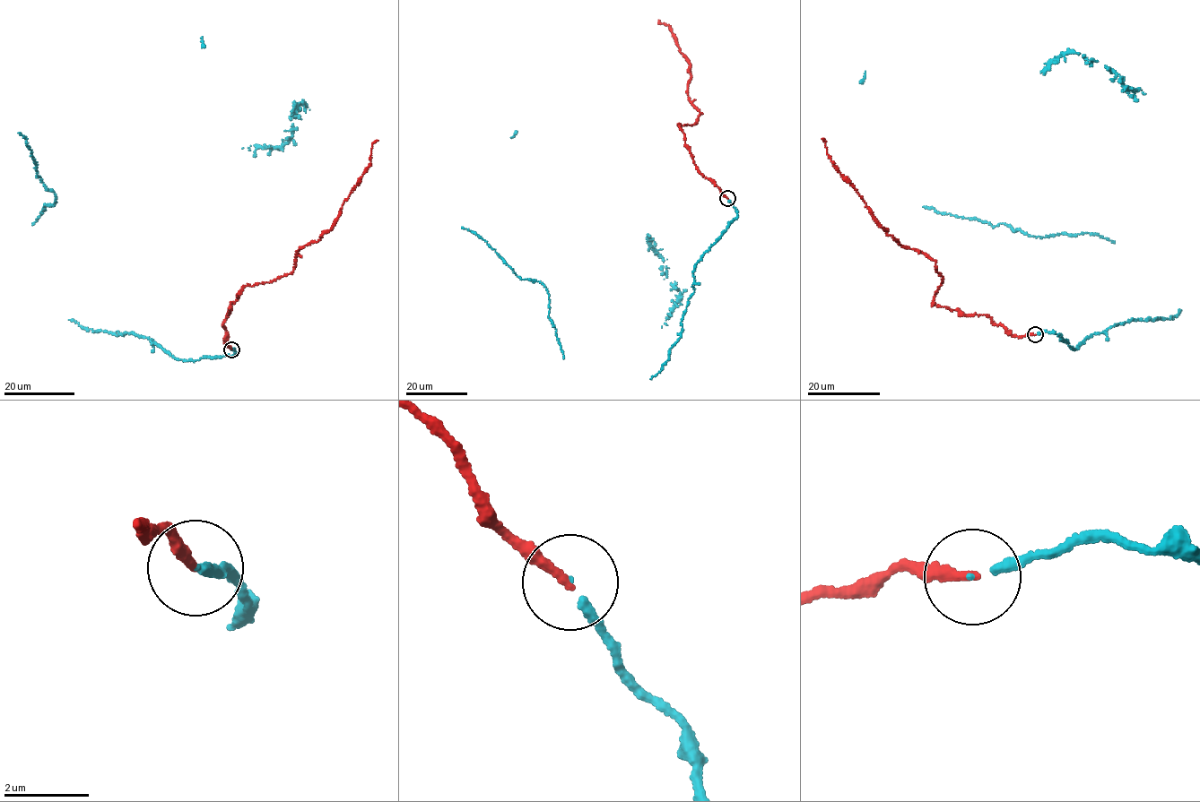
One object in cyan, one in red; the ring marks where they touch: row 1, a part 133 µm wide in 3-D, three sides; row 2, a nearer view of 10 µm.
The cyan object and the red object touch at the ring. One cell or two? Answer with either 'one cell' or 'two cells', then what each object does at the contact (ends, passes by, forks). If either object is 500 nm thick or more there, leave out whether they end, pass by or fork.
one cell; cyan ends; red ends

